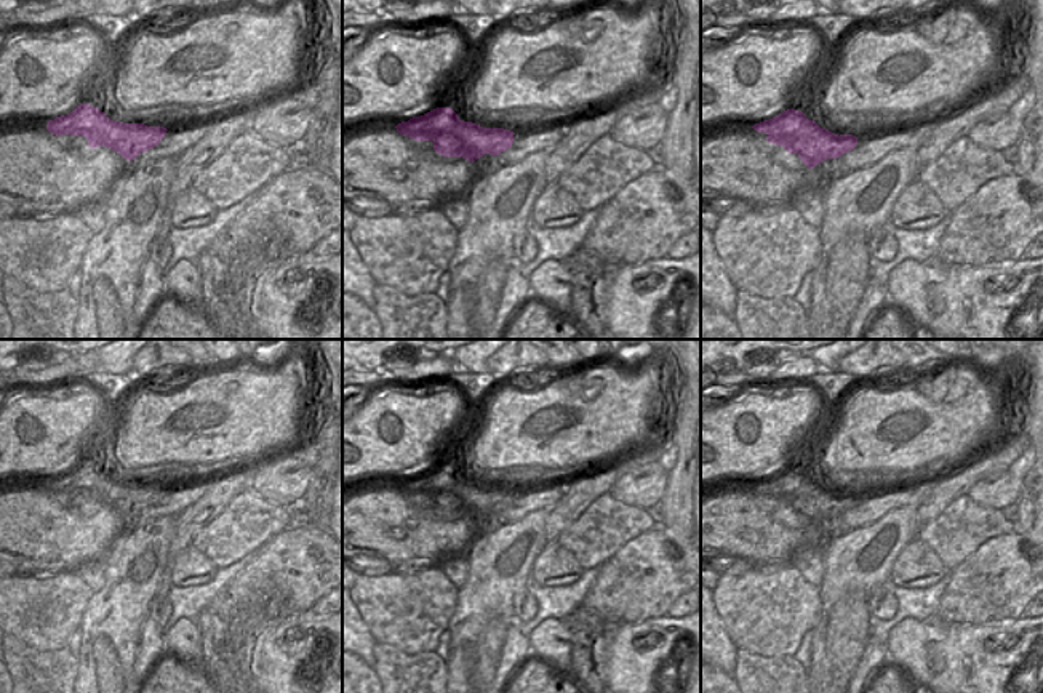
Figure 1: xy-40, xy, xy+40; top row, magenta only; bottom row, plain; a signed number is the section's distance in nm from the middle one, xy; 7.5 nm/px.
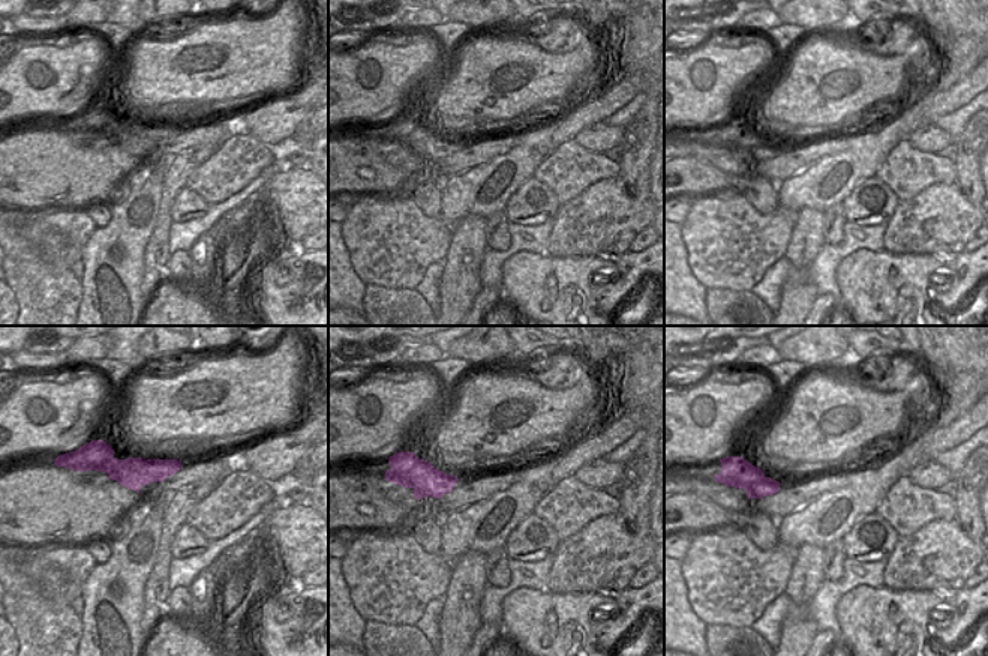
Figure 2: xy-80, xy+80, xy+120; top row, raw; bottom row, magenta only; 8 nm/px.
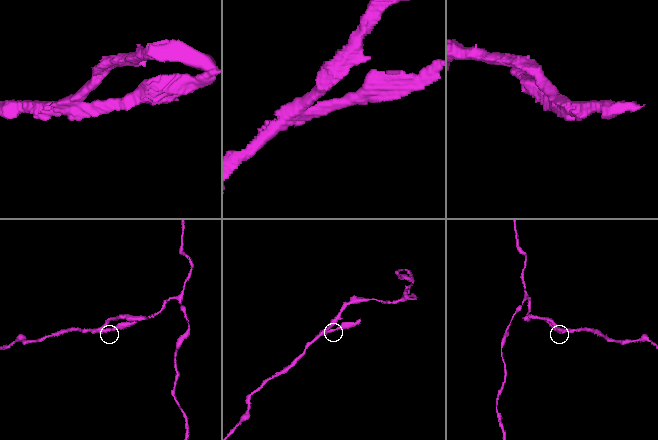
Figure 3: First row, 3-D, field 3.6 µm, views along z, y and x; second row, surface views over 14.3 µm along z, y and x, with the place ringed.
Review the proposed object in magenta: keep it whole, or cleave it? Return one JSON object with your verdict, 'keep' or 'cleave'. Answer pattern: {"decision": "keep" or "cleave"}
{"decision": "cleave"}

